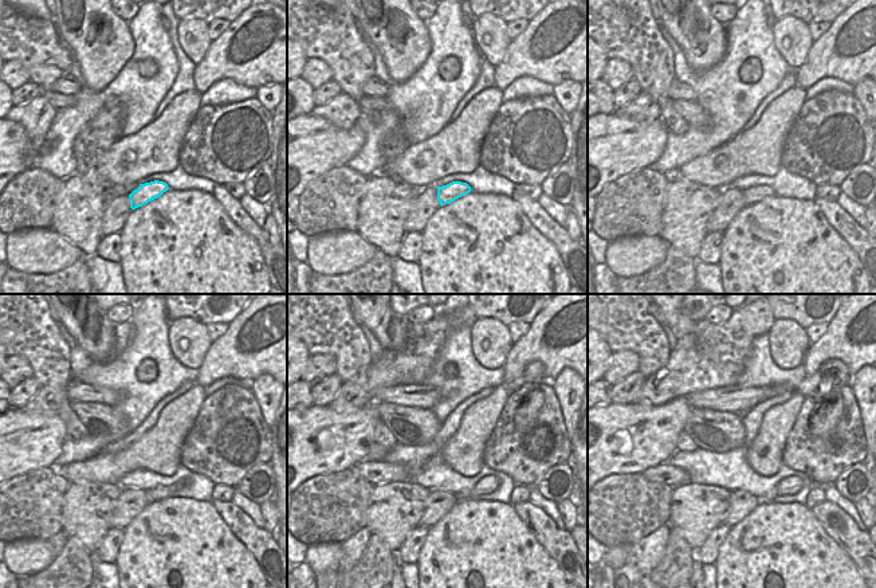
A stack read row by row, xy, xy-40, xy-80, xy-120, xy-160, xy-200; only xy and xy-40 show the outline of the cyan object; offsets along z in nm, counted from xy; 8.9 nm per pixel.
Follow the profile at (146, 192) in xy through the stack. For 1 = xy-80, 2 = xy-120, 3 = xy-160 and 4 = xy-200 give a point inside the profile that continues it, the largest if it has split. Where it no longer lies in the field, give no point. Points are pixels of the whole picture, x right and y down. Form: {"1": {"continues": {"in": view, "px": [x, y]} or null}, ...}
{"1": {"continues": {"in": "xy-80", "px": [754, 193]}}, "2": {"continues": {"in": "xy-120", "px": [158, 493]}}, "3": {"continues": {"in": "xy-160", "px": [487, 485]}}, "4": {"continues": {"in": "xy-200", "px": [792, 485]}}}

